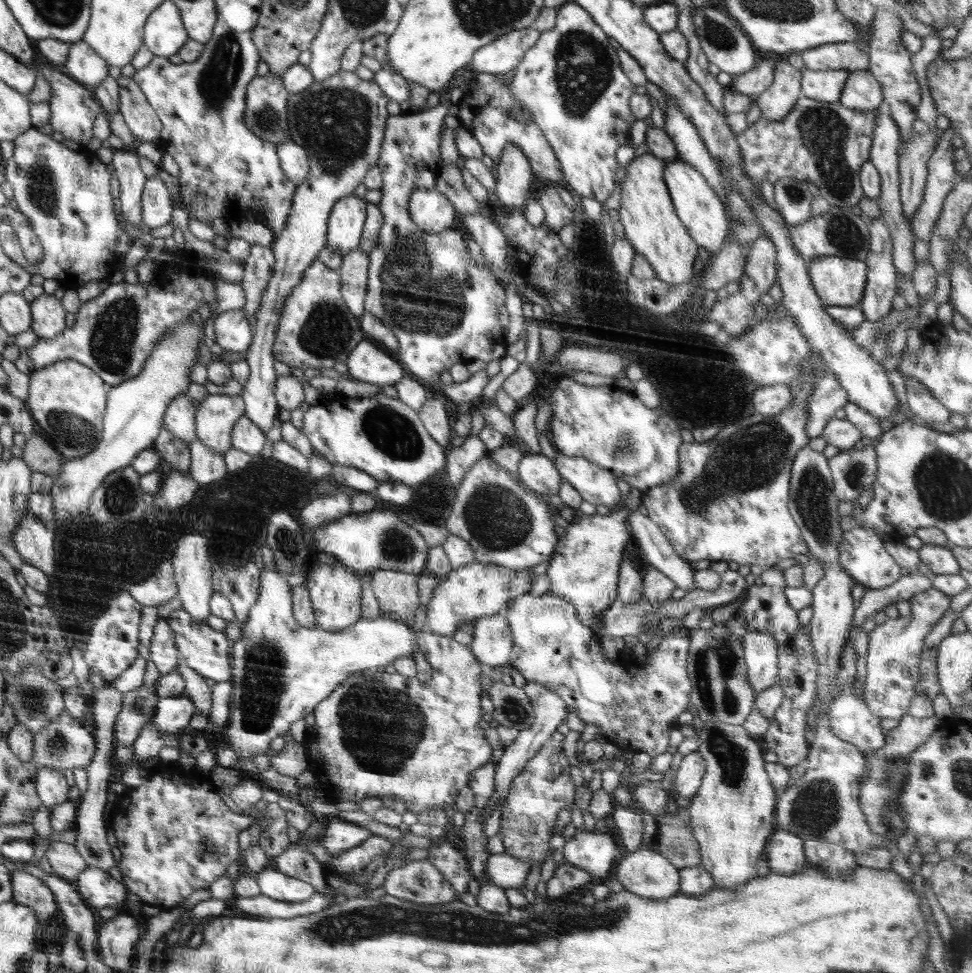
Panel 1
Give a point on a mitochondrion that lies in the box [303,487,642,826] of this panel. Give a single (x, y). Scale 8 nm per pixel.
(382, 728)

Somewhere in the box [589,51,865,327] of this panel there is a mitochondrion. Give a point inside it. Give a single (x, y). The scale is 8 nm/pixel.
(826, 134)

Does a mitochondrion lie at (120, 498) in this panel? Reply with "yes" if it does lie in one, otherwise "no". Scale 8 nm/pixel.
yes

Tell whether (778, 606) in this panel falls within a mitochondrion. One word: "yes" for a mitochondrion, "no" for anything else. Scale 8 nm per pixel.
no

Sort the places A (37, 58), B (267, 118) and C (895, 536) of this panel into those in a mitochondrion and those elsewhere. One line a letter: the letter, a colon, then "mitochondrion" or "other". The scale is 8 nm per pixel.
A: other
B: mitochondrion
C: other

